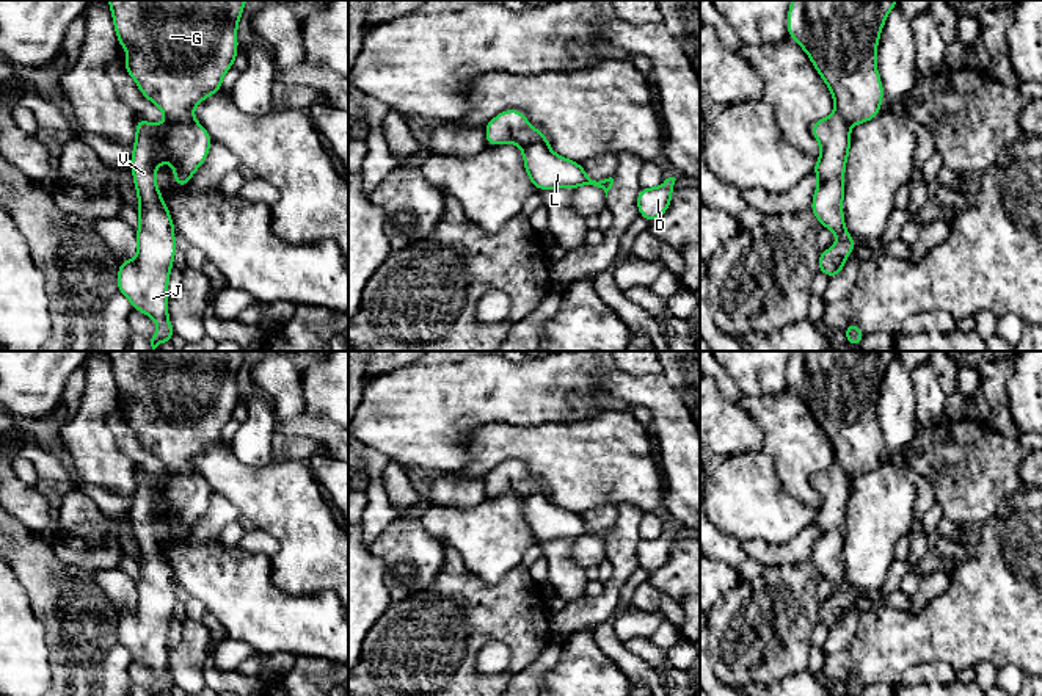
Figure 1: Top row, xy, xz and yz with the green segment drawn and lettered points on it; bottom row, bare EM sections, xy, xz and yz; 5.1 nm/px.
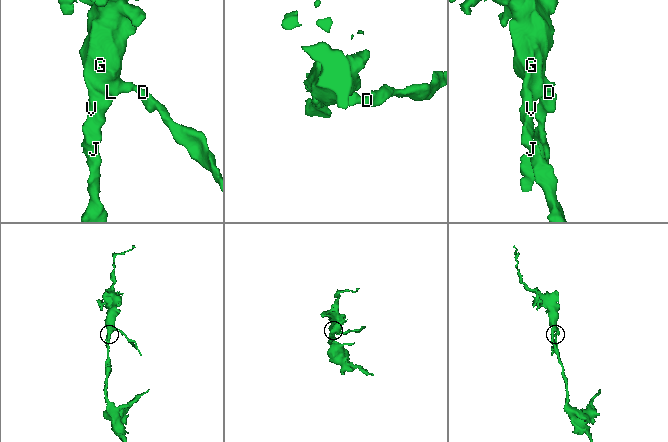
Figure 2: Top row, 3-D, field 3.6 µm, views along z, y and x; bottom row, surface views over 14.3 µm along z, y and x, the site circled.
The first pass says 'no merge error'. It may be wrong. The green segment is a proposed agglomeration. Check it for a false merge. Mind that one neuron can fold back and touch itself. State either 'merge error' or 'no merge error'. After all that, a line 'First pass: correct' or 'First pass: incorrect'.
no merge error
First pass: correct

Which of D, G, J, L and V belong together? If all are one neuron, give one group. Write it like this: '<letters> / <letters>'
D G J L V

